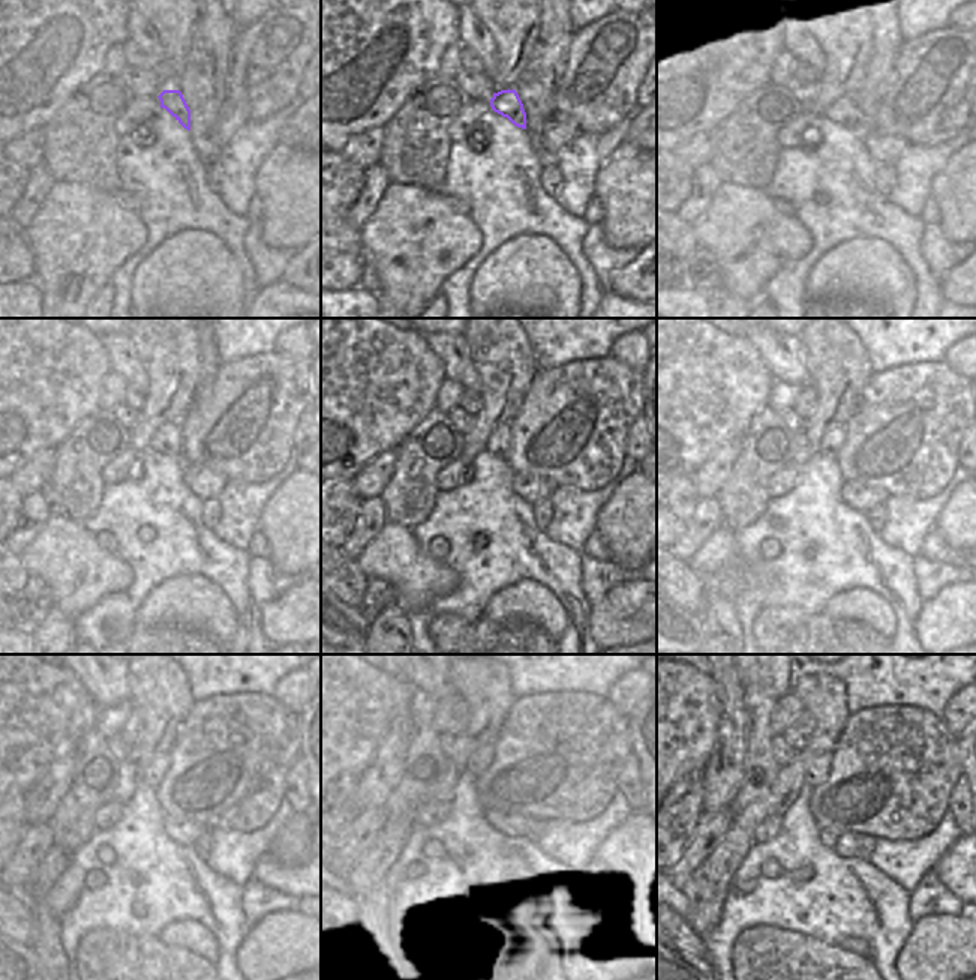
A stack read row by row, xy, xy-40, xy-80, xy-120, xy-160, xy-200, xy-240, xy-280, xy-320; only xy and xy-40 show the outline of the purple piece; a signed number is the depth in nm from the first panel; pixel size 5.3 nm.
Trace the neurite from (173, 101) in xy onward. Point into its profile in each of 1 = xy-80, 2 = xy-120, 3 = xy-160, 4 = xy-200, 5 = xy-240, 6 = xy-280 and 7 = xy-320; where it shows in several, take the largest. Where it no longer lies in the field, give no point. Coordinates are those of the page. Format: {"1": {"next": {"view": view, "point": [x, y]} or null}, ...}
{"1": {"next": {"view": "xy-80", "point": [844, 110]}}, "2": {"next": {"view": "xy-120", "point": [167, 440]}}, "3": {"next": {"view": "xy-160", "point": [498, 443]}}, "4": {"next": {"view": "xy-200", "point": [832, 438]}}, "5": {"next": {"view": "xy-240", "point": [153, 773]}}, "6": {"next": {"view": "xy-280", "point": [482, 758]}}, "7": {"next": {"view": "xy-320", "point": [817, 766]}}}

